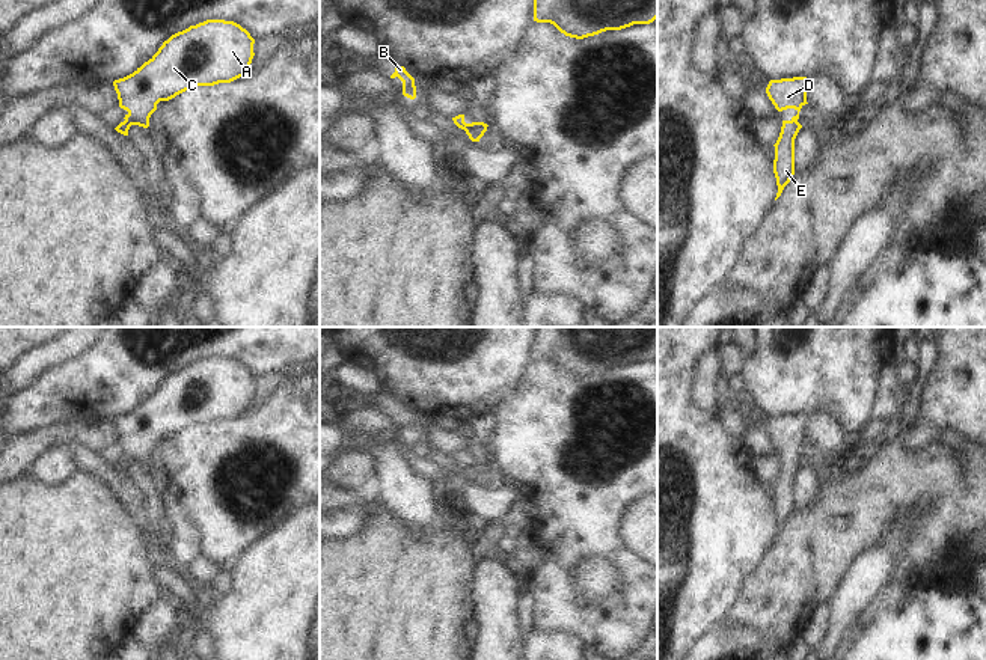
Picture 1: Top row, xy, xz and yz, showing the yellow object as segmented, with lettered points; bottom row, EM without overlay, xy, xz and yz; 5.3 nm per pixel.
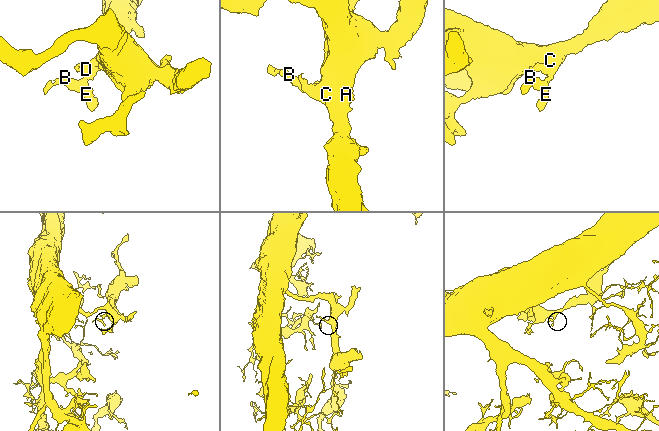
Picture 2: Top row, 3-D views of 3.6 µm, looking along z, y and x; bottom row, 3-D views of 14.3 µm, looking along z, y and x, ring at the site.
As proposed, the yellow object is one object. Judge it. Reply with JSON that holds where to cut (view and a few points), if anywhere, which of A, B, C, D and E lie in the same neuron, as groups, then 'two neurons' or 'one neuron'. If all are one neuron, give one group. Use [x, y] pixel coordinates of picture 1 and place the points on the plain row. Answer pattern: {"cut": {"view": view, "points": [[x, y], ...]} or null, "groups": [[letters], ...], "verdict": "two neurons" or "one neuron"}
{"cut": null, "groups": [["A", "B", "C", "D", "E"]], "verdict": "one neuron"}

